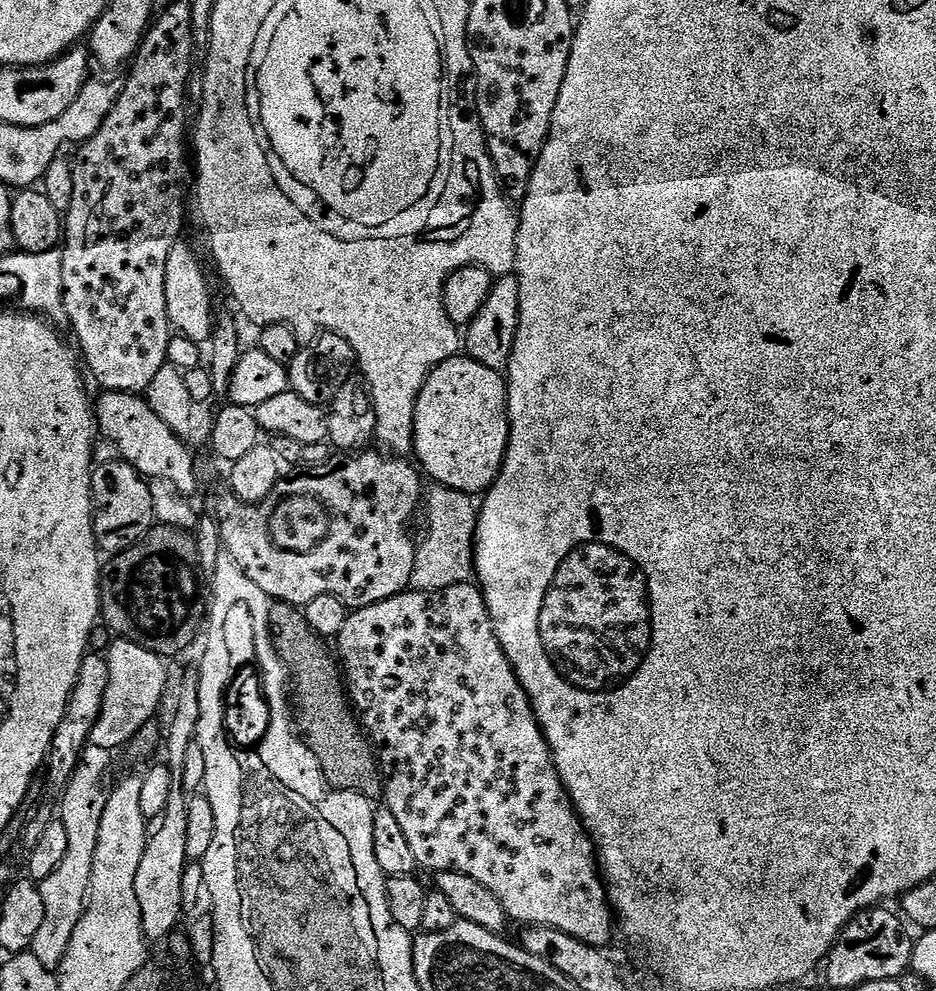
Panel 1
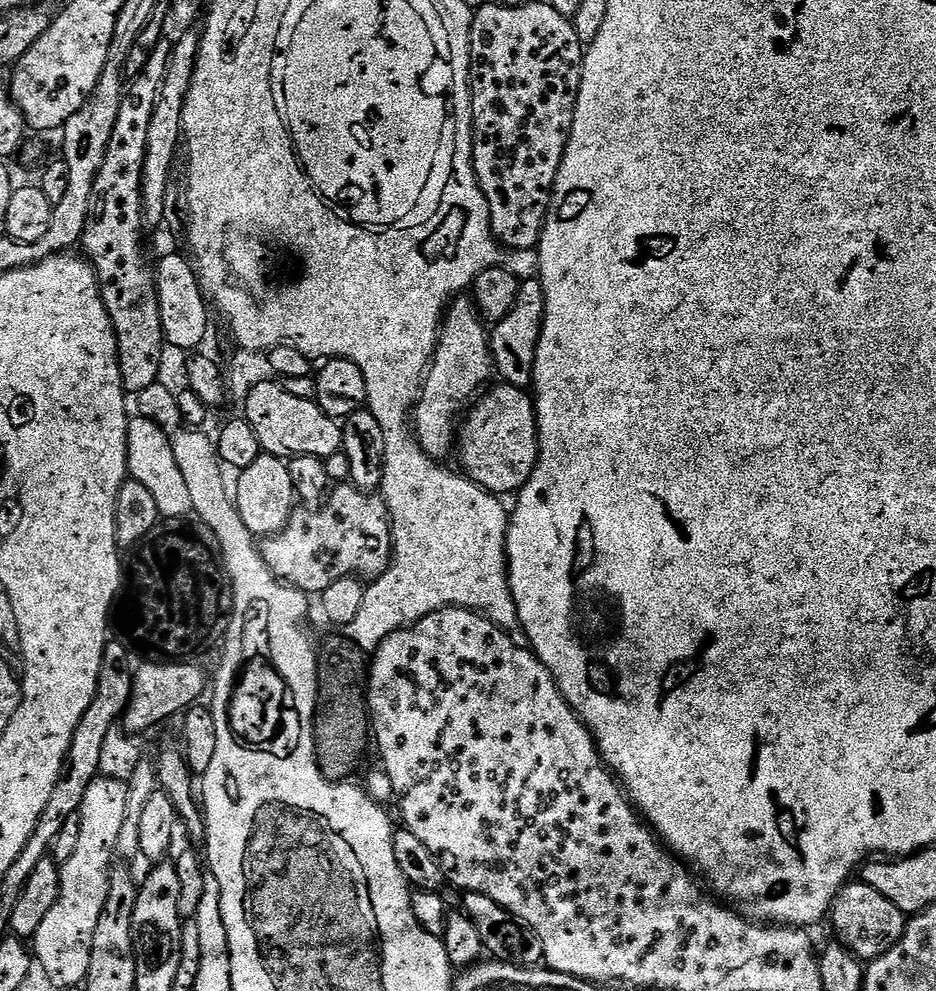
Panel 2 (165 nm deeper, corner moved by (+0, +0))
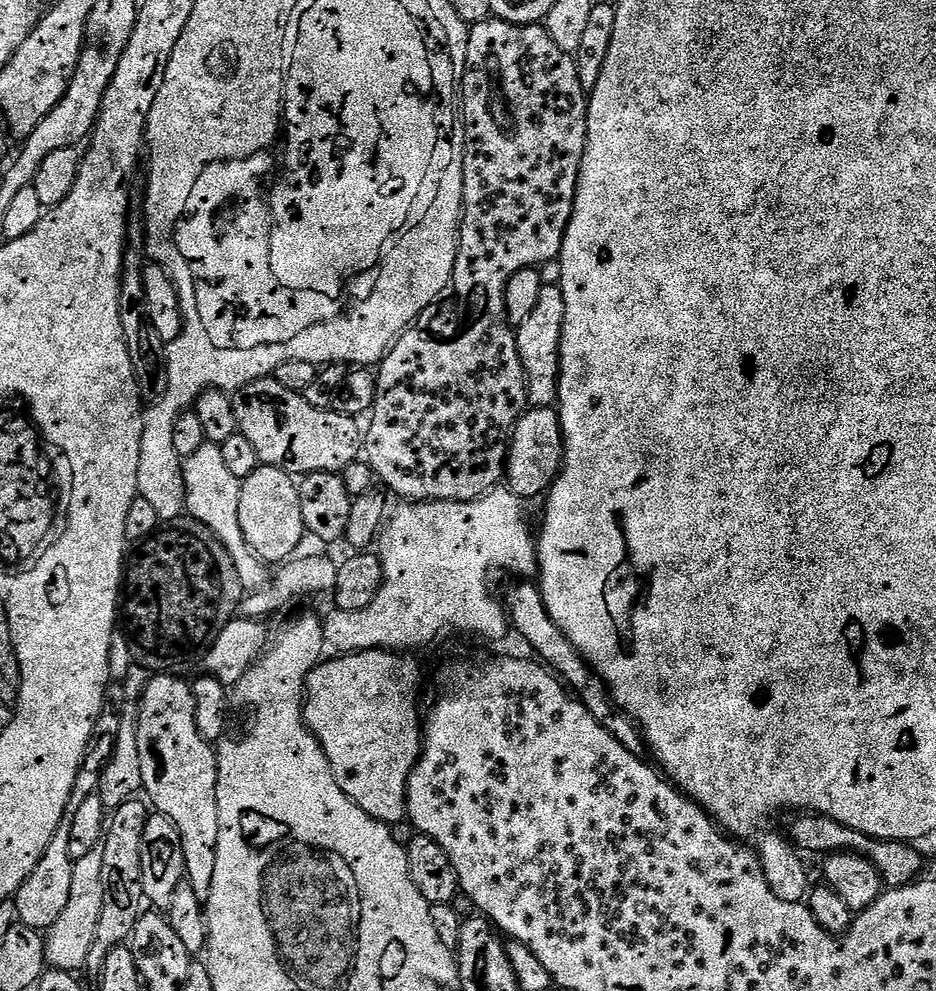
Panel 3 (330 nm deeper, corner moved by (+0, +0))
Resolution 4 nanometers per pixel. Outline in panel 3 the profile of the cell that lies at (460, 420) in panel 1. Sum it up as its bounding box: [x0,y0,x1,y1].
[506,407,564,498]

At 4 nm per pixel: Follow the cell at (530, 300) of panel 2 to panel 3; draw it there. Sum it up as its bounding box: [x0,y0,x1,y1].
[516,284,566,408]

